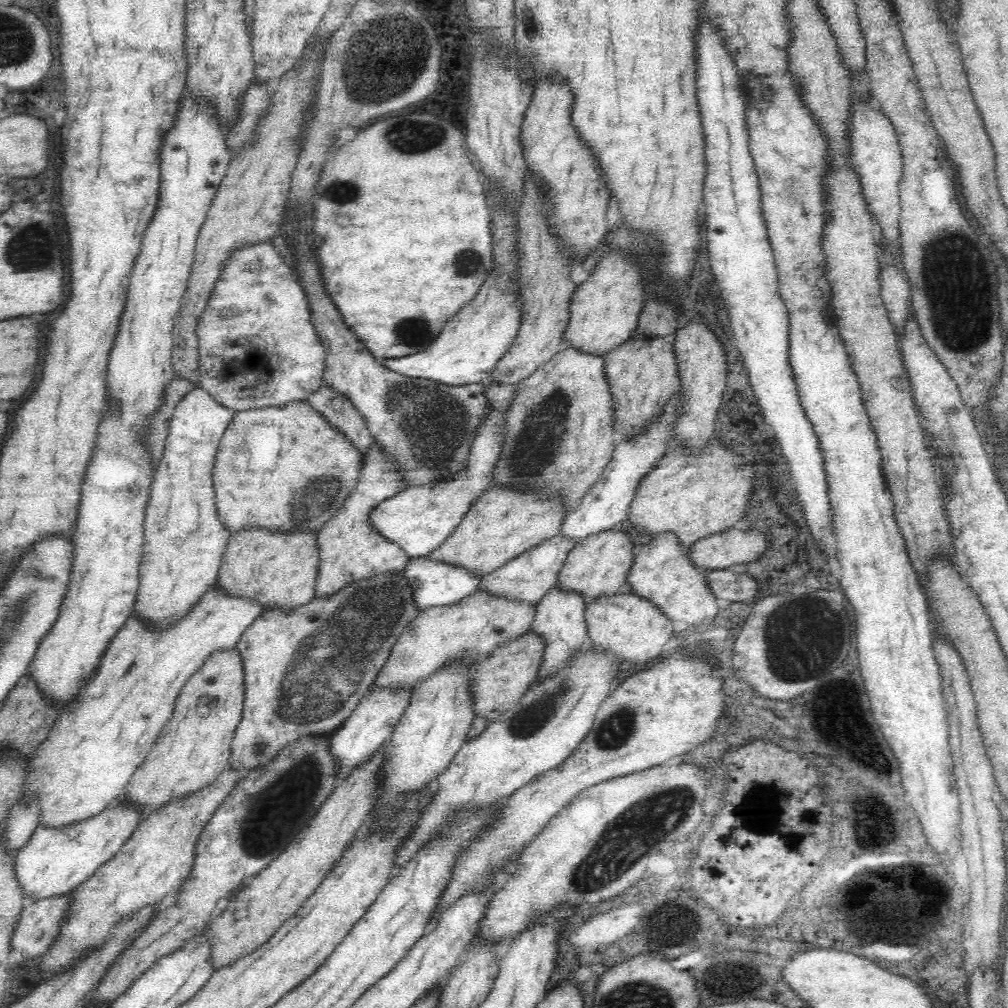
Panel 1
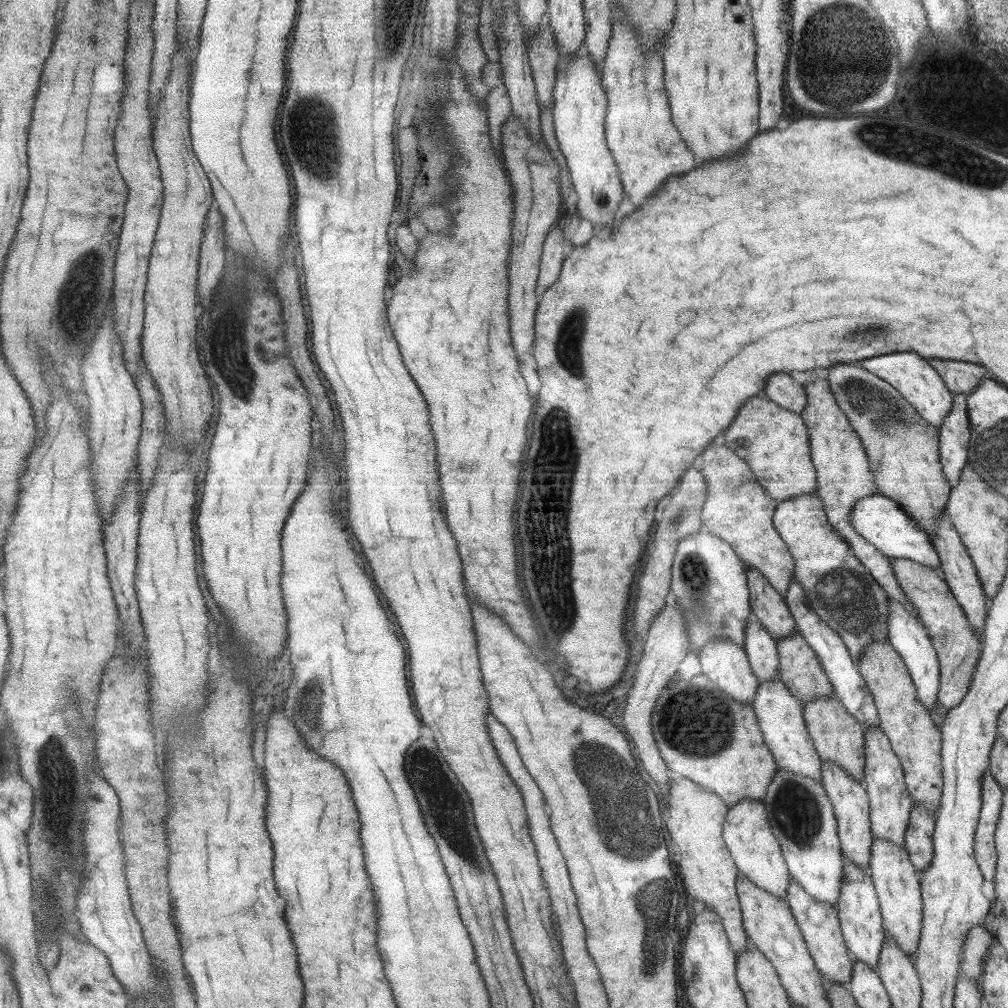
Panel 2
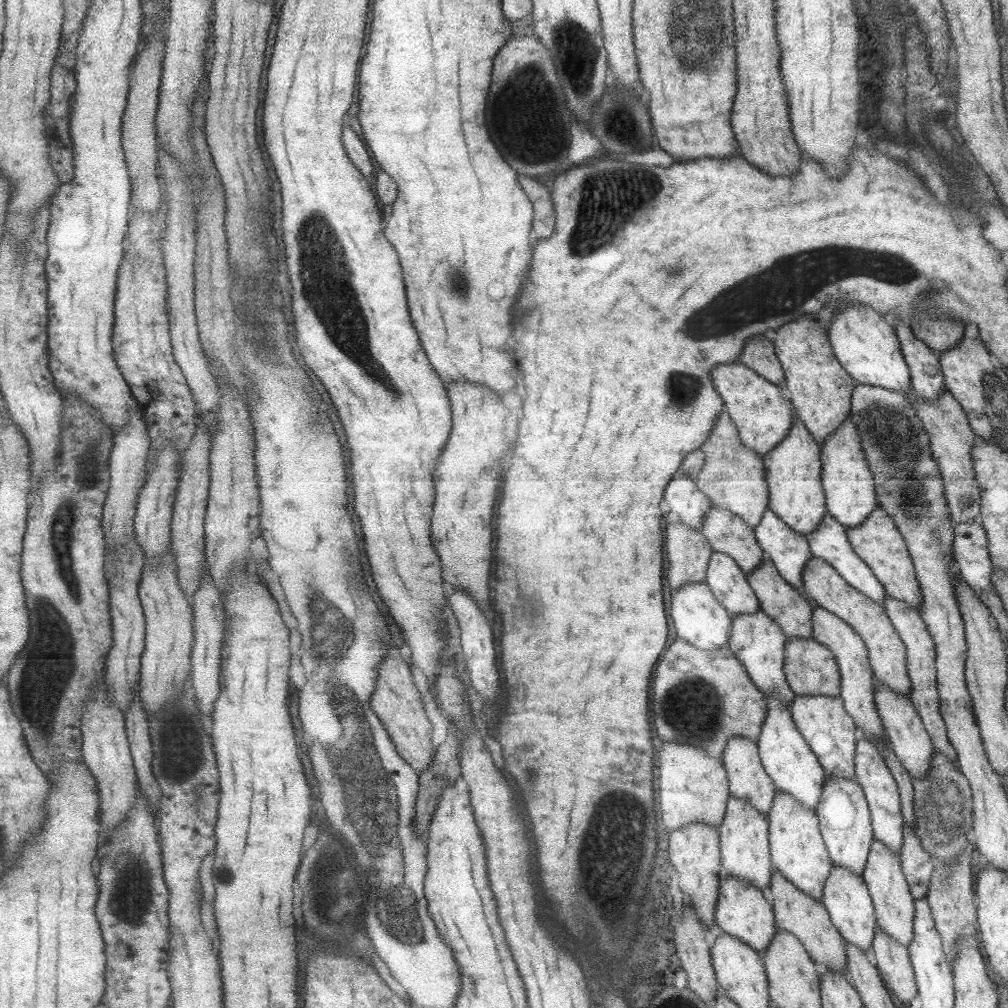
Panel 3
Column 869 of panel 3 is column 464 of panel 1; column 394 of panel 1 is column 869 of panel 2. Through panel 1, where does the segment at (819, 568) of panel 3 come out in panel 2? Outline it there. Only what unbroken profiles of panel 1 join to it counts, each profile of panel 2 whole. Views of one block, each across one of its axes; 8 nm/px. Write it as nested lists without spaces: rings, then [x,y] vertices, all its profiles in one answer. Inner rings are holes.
[[[875,641],[864,646],[855,664],[873,697],[878,726],[886,734],[892,751],[900,760],[904,783],[912,802],[919,802],[935,812],[940,803],[943,782],[940,731],[933,724],[928,710],[917,698],[915,685],[905,664],[887,641]]]

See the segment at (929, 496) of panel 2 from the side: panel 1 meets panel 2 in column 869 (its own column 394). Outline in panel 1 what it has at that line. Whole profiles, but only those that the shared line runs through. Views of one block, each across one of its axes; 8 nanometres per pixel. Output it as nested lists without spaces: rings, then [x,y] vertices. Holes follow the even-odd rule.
[[[306,243],[296,249],[302,261],[298,282],[309,302],[316,333],[326,349],[325,384],[318,392],[310,394],[309,405],[351,441],[362,456],[362,462],[377,444],[401,474],[404,489],[454,480],[458,472],[466,470],[478,428],[490,414],[492,405],[486,395],[486,384],[440,385],[426,379],[405,377],[382,366],[342,321],[324,290],[315,258]]]

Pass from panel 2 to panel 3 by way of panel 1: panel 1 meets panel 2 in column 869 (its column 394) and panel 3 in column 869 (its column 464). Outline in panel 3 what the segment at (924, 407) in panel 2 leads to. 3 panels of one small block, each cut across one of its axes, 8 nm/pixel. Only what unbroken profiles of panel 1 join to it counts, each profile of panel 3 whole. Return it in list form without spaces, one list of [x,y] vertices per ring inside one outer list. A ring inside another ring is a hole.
[[[847,301],[831,315],[825,329],[835,358],[856,384],[901,392],[911,387],[909,369],[901,356],[894,327],[870,306]]]

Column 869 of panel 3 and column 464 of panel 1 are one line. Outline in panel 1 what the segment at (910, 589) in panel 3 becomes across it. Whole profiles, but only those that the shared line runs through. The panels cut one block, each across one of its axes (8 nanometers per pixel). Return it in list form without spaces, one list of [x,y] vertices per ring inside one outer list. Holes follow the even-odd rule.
[[[505,486],[489,488],[483,495],[476,497],[458,522],[457,528],[441,546],[423,558],[434,563],[461,566],[474,578],[492,574],[500,566],[515,560],[542,542],[551,540],[560,532],[567,513],[557,496],[539,498],[535,492],[519,492]]]

